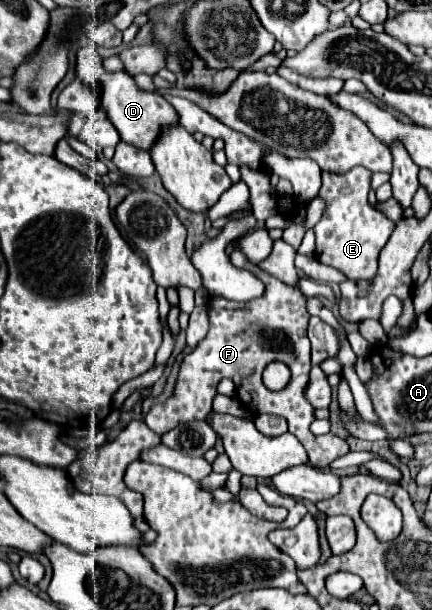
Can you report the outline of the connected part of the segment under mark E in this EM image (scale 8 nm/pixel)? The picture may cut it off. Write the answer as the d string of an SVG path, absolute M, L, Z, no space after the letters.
M356 166L346 174L322 174L322 188L318 196L324 200L326 208L320 222L314 226L316 258L322 264L340 270L350 280L374 278L378 270L378 254L394 230L394 222L368 202L371 176L372 172L362 166Z

